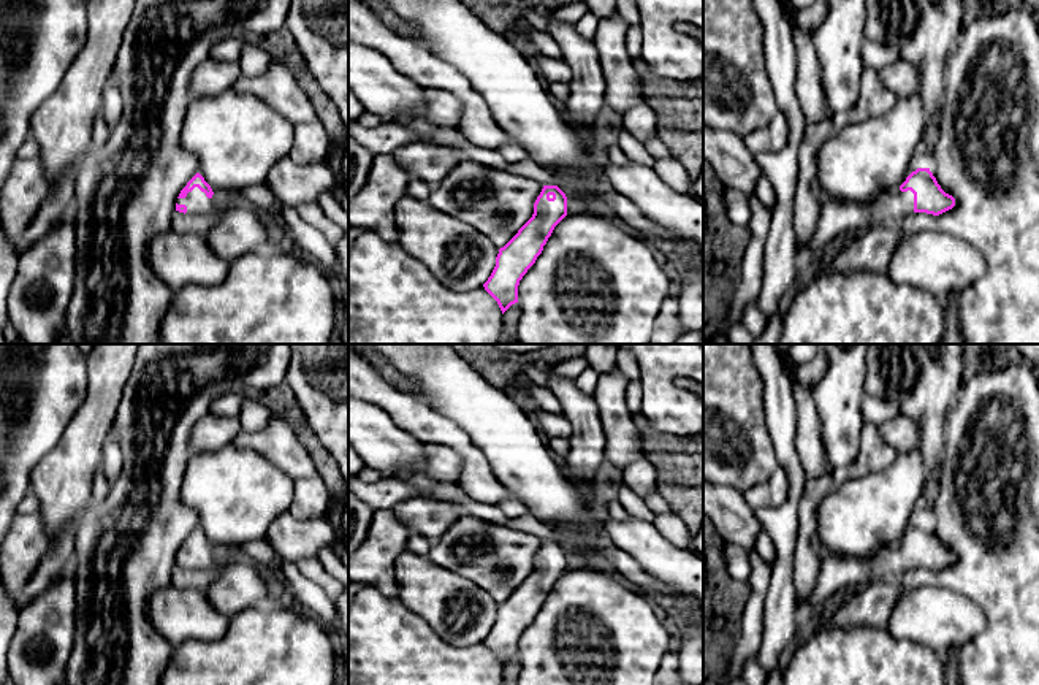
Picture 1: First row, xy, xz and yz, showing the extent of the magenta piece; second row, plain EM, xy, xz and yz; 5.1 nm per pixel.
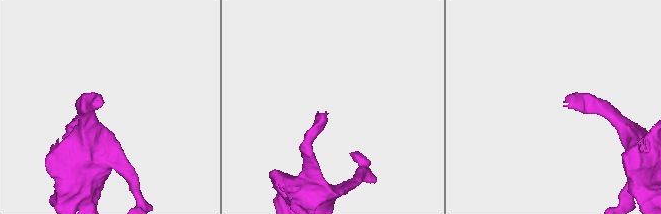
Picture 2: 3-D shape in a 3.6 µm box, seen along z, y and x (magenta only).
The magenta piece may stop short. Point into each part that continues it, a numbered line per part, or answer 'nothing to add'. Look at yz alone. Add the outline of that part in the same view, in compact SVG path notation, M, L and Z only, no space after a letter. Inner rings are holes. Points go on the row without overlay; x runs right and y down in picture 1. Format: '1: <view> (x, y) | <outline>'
1: yz (837, 573) | M884 545L870 557L844 557L822 552L817 582L806 598L808 610L820 606L839 590L860 588L870 582L881 582L903 576L914 569L914 549Z

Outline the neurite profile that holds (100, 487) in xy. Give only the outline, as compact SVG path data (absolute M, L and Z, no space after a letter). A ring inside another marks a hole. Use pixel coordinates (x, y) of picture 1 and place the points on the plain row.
M101 469L97 471L93 476L92 495L89 498L87 507L93 507L93 506L101 504L108 498L111 487L112 487L112 484L108 480L105 473Z

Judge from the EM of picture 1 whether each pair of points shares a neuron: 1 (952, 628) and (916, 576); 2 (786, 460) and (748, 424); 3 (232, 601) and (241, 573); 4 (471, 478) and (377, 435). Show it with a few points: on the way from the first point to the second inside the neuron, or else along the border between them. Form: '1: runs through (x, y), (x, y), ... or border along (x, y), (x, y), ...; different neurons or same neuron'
1: border along (906, 589), (943, 587), (960, 596); different neurons
2: border along (765, 413), (767, 432), (780, 463); different neurons
3: runs through (232, 595), (241, 584), (241, 579); same neuron
4: border along (393, 420), (423, 444); different neurons

